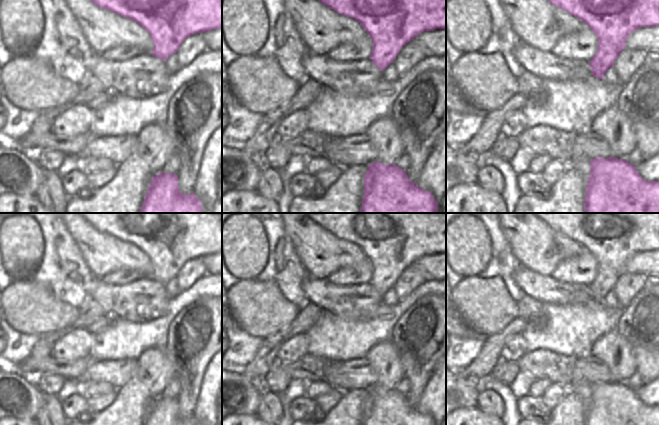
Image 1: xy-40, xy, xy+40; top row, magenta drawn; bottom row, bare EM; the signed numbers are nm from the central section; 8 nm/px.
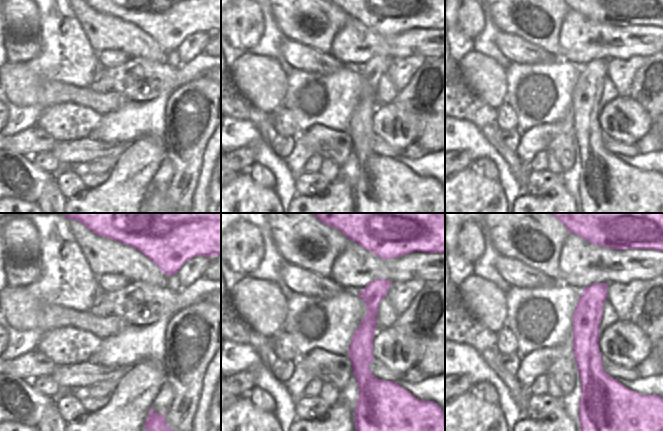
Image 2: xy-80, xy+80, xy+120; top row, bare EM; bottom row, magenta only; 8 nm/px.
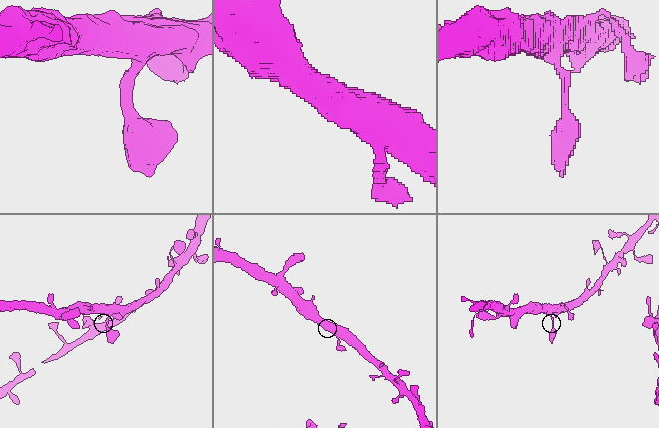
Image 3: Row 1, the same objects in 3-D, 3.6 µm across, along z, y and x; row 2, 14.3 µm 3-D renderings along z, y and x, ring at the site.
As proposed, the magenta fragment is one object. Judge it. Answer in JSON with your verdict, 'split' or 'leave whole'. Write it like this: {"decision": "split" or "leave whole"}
{"decision": "leave whole"}

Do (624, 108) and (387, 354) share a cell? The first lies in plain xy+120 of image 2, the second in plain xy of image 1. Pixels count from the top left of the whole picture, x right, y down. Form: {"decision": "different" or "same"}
{"decision": "same"}

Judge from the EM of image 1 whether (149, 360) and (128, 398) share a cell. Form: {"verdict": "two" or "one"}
{"verdict": "one"}

